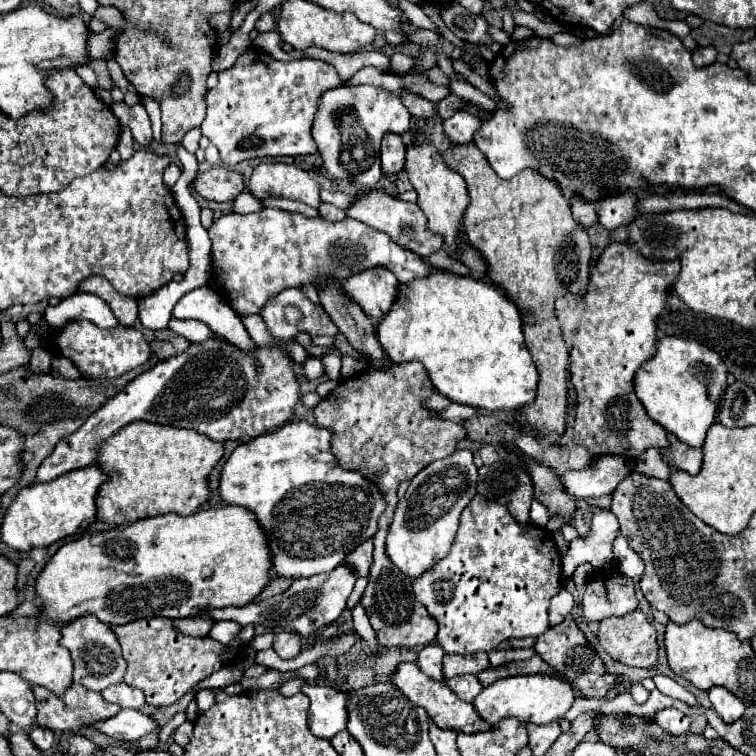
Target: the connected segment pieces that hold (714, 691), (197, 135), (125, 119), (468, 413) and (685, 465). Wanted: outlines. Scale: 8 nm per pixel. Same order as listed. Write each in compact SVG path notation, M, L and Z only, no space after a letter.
M722 686L710 688L708 696L710 696L710 702L712 702L712 708L718 712L718 716L724 722L736 722L746 710L746 704Z
M194 128L194 130L190 130L190 132L186 133L181 143L186 148L186 150L188 150L190 153L195 154L197 149L199 149L198 141L201 137L201 129Z
M112 102L110 110L114 112L114 116L118 116L118 122L124 128L132 130L134 140L138 144L150 146L150 142L152 142L152 128L150 128L150 120L148 120L148 114L146 114L142 104L128 106L126 102Z
M451 403L451 405L445 410L436 411L436 415L442 419L459 422L469 420L475 414L476 414L475 408L457 403Z
M668 434L668 440L670 440L670 446L660 450L662 462L668 468L678 468L696 476L702 464L702 450L686 448L686 444L682 444L682 440L678 440L674 434Z

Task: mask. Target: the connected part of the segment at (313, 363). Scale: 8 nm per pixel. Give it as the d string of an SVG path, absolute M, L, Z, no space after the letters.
M308 358L308 360L304 362L304 374L306 374L306 378L310 378L310 380L320 378L320 376L324 374L324 364L322 364L322 360L320 360L320 358Z

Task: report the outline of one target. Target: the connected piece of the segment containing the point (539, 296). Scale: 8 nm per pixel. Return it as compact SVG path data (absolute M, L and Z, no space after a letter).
M474 142L450 146L442 158L466 180L470 196L464 210L466 238L488 262L492 280L520 306L526 346L534 356L534 364L538 364L540 382L536 400L532 406L522 408L516 418L520 426L530 426L536 434L564 434L568 410L568 350L560 326L556 324L554 302L566 294L584 294L586 290L592 252L588 232L572 218L570 204L558 182L544 178L540 172L526 168L512 180L502 180Z

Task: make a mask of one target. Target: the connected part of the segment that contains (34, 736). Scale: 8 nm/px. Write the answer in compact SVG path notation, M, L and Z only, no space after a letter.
M36 726L34 730L30 730L30 740L38 746L38 748L42 748L42 750L50 750L52 746L56 746L56 736L54 736L54 732L50 730L50 728L42 728L42 726Z

